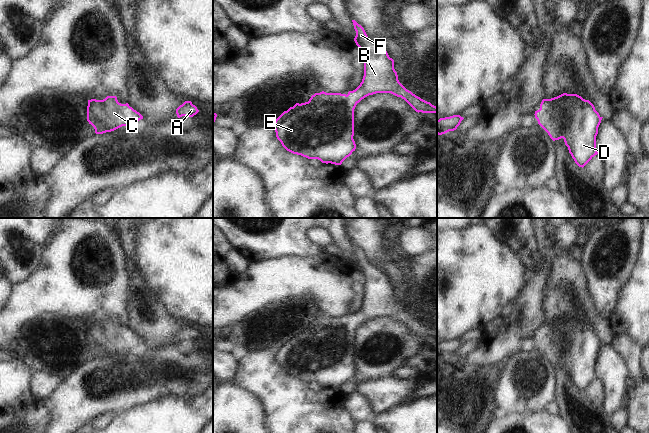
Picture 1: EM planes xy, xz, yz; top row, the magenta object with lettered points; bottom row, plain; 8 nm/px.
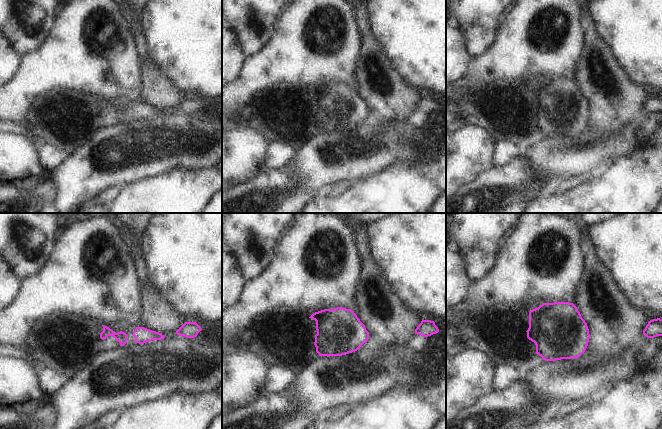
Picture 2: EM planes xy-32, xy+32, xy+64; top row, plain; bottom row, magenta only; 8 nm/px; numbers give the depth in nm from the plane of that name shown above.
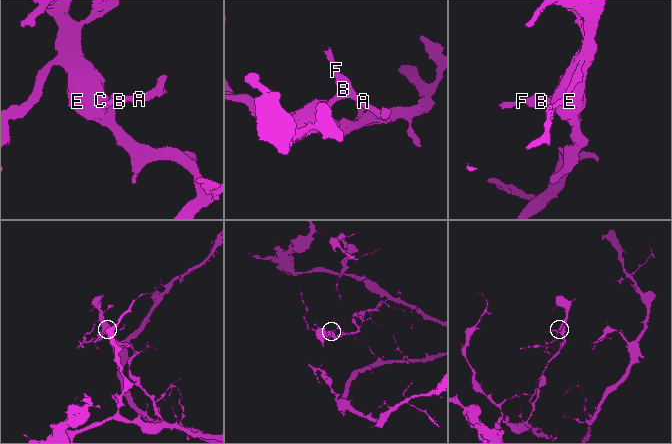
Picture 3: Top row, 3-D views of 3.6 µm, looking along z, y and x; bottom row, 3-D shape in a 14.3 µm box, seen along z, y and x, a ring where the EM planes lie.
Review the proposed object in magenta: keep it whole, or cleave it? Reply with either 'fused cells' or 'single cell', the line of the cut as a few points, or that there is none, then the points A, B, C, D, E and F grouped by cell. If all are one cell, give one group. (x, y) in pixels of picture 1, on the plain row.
single cell | no cut | A B C D E F

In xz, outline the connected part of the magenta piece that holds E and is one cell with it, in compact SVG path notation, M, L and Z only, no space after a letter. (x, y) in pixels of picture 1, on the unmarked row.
M352 244L356 260L354 265L356 269L364 276L364 300L360 309L348 318L326 317L324 315L315 317L308 326L296 327L287 335L284 335L274 346L274 353L277 363L282 370L289 376L301 379L308 383L318 383L322 387L331 387L341 389L342 386L349 381L356 373L354 360L354 333L356 329L365 321L376 317L391 317L397 321L404 323L416 336L437 337L437 331L432 329L420 321L407 314L398 304L397 296L394 293L394 284L389 281L387 275L382 269L368 262L364 252L355 244Z

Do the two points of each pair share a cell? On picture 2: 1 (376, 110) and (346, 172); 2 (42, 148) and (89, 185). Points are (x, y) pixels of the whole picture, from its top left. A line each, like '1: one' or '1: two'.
1: two
2: two

